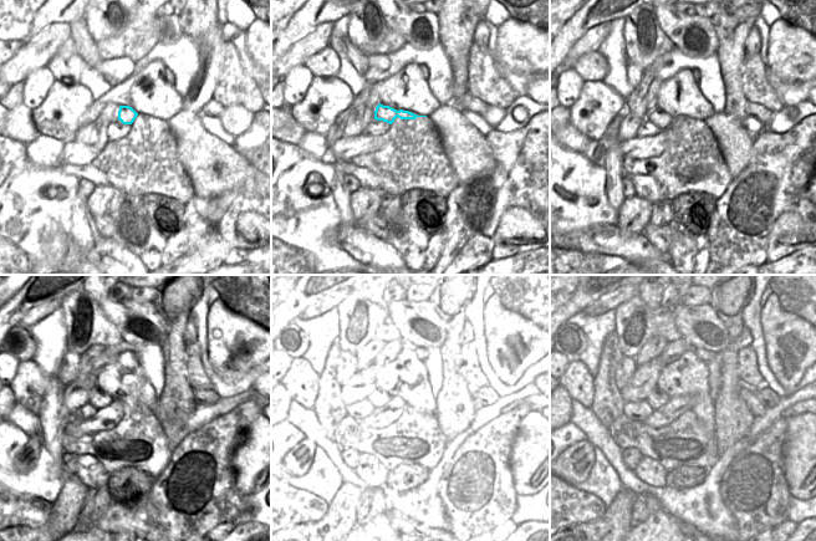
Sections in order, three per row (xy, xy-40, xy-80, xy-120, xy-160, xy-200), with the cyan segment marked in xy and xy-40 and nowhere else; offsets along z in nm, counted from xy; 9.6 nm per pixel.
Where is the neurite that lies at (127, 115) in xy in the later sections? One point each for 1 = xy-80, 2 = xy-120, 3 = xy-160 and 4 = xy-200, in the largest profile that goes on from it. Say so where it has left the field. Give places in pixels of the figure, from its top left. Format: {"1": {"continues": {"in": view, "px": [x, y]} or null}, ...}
{"1": {"continues": {"in": "xy-80", "px": [662, 120]}}, "2": {"continues": {"in": "xy-120", "px": [98, 398]}}, "3": {"continues": {"in": "xy-160", "px": [378, 398]}}, "4": {"continues": {"in": "xy-200", "px": [657, 398]}}}

